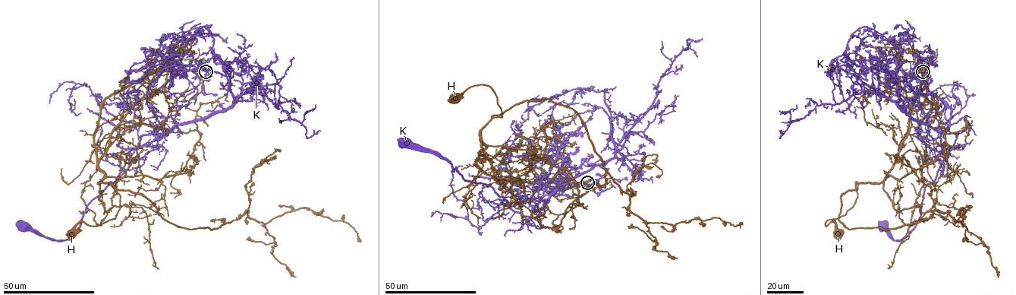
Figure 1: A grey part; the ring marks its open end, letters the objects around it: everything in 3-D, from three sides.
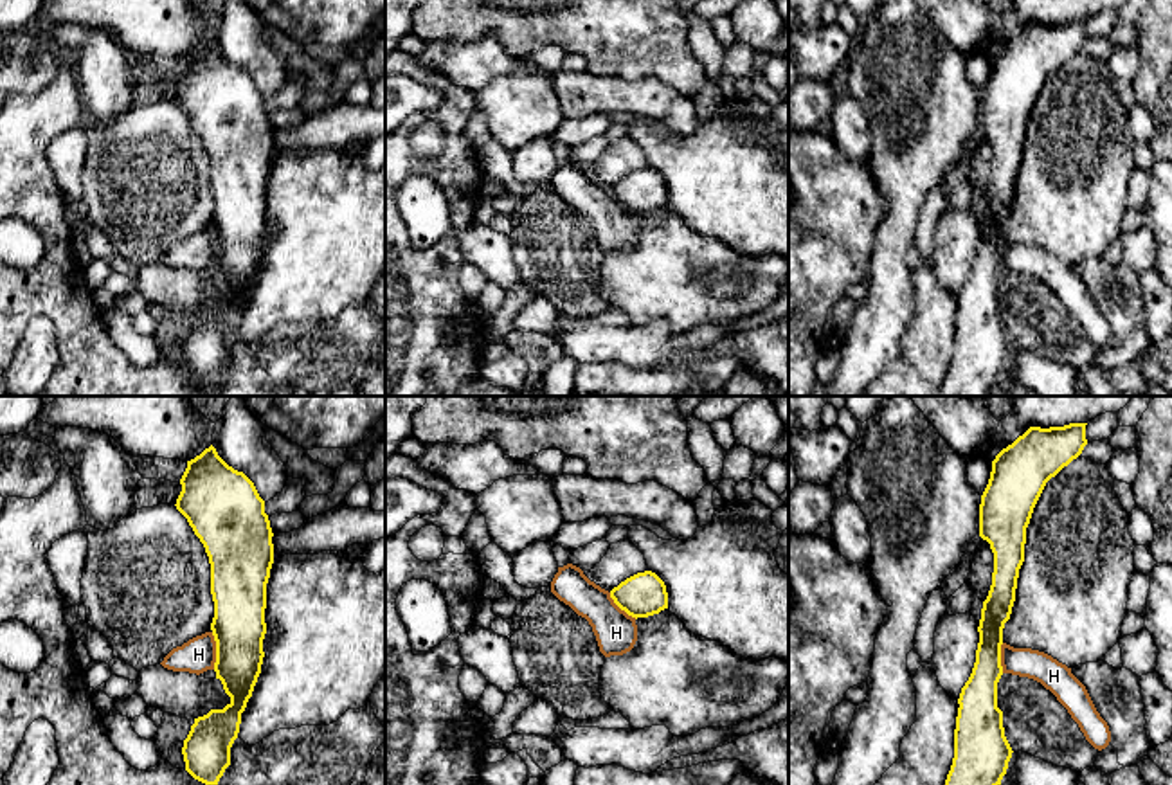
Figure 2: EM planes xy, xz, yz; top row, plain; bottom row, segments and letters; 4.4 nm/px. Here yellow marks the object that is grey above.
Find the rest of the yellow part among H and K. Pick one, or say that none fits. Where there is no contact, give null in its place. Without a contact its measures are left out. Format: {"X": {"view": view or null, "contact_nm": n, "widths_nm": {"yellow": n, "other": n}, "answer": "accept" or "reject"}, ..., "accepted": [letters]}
{"H": {"view": "xy", "contact_nm": 170, "widths_nm": {"yellow": 240, "other": 160}, "answer": "reject"}, "K": {"view": null, "answer": "reject"}, "accepted": []}

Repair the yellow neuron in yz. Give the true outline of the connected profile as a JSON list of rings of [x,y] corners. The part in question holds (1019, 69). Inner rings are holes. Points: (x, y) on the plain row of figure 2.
[[[1087,20],[1030,23],[992,58],[979,101],[979,133],[994,149],[992,182],[983,198],[976,259],[958,295],[954,355],[940,396],[988,396],[1012,355],[997,304],[1003,225],[1015,198],[1026,124],[1046,83],[1084,43]]]

